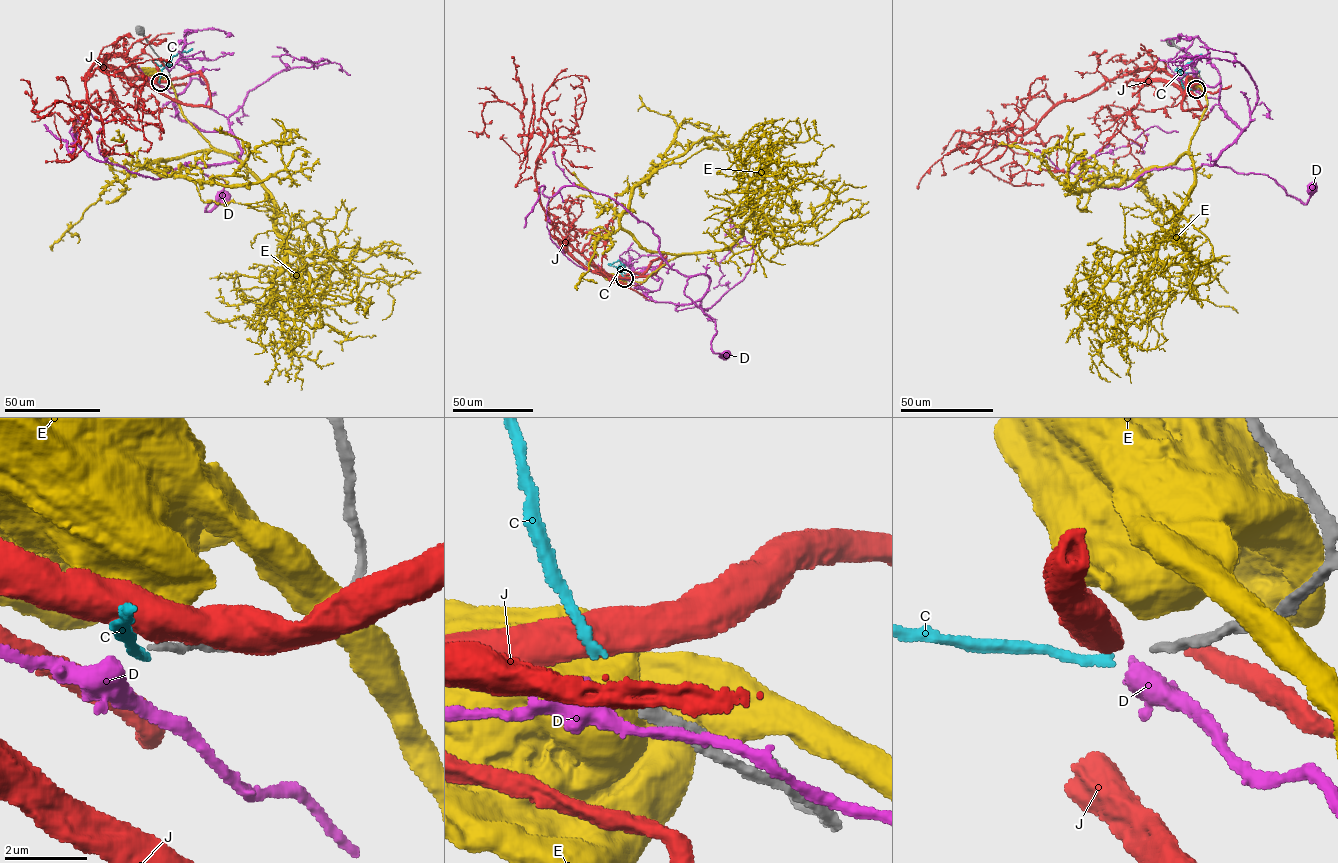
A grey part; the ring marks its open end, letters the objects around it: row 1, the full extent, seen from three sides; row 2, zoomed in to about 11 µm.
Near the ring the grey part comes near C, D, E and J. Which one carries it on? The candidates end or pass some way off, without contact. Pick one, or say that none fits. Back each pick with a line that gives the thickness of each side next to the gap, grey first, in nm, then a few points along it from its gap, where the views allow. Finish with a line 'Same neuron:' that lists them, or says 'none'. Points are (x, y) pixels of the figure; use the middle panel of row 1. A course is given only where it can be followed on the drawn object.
C: calibres 200 and 220 nm; course (623, 276), (618, 265), (621, 270), (609, 263), (618, 260), (630, 272), (641, 277)
Same neuron: C

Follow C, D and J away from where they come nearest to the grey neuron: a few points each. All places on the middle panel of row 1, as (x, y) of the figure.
C: (623, 276), (618, 265), (621, 270), (609, 263), (618, 260), (630, 272), (641, 277)
D: (623, 278), (678, 304), (702, 297), (707, 275), (691, 275), (684, 293), (714, 321), (712, 351), (724, 355)
J: (624, 276), (574, 249), (542, 206), (535, 172), (545, 138), (518, 135), (527, 135), (535, 106), (519, 169)

